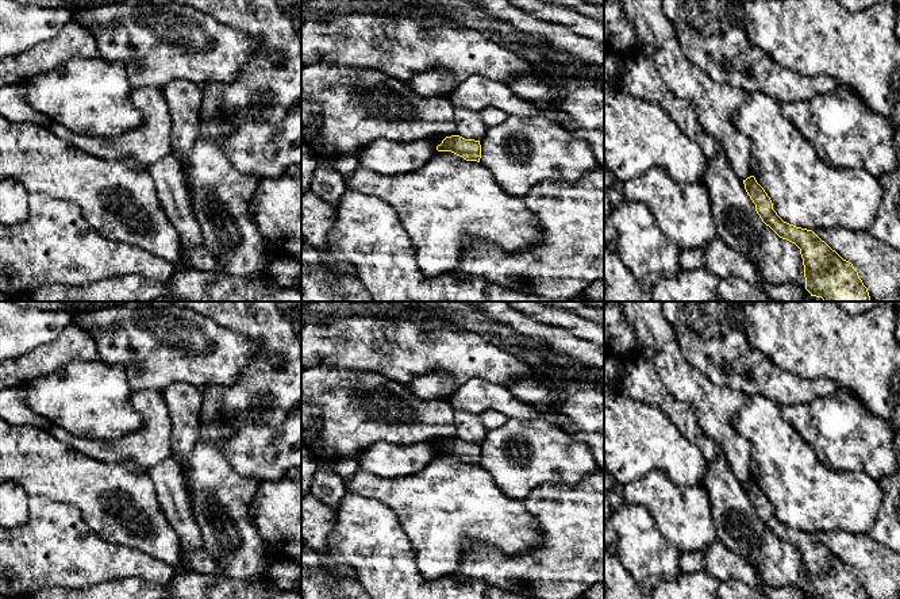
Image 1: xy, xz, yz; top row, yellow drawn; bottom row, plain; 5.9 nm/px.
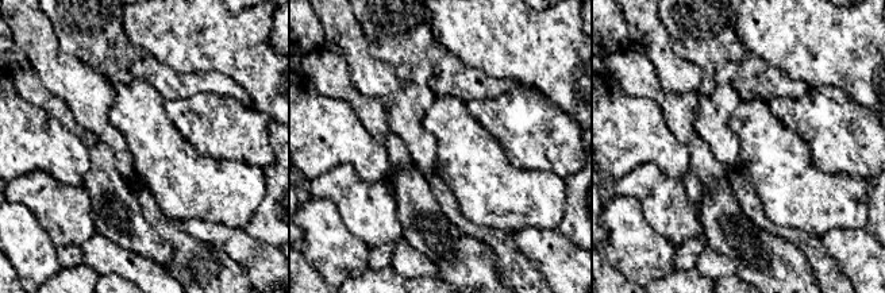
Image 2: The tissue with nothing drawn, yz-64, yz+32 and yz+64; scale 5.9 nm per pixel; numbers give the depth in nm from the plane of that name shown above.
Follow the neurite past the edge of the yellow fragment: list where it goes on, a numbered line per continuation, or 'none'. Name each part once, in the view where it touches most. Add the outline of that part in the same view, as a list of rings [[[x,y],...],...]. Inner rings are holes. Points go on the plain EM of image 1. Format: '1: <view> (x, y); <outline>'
none

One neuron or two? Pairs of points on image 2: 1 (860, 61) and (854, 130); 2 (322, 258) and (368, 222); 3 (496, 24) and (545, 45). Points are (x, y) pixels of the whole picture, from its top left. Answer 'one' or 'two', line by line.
1: two
2: two
3: one

